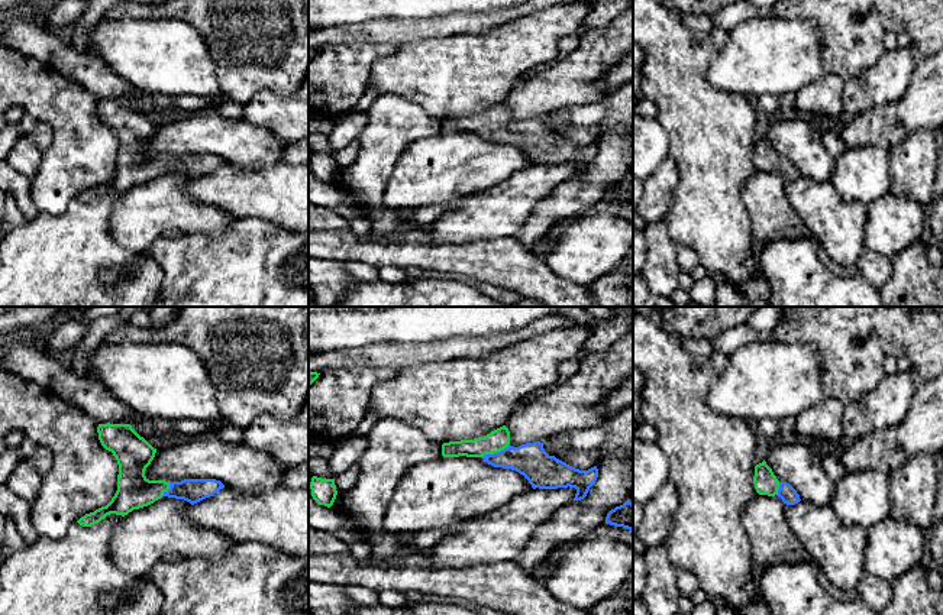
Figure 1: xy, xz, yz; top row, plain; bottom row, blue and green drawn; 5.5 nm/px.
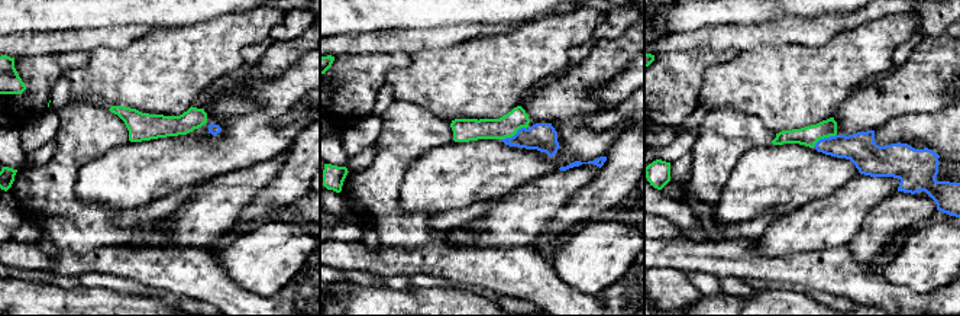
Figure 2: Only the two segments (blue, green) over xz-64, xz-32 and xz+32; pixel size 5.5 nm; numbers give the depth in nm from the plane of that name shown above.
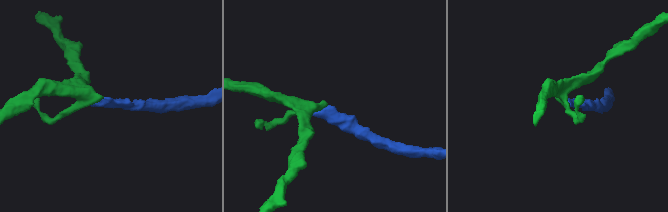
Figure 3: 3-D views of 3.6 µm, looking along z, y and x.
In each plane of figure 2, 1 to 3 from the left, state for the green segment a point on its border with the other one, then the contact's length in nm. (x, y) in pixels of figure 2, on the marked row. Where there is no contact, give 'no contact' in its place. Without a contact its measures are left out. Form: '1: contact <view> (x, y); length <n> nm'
1: no contact
2: contact xz-32 (514, 135); length 160 nm
3: contact xz+32 (824, 138); length 150 nm

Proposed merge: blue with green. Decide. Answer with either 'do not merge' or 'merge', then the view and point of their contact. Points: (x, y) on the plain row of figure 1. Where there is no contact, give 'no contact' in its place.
merge; contact xz (496, 129)

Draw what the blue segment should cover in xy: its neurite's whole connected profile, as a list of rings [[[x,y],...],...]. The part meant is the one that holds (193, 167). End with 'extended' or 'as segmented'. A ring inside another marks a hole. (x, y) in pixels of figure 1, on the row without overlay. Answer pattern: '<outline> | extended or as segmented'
[[[99,100],[97,109],[101,122],[112,127],[117,136],[117,166],[106,182],[85,190],[77,197],[83,203],[91,203],[110,190],[125,192],[162,172],[184,175],[194,181],[225,164],[216,155],[149,156],[145,146],[154,136],[156,124],[141,113],[130,100]]] | extended

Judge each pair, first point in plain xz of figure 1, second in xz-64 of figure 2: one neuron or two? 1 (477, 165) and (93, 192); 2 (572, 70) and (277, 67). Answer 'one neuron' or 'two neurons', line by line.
1: one neuron
2: one neuron

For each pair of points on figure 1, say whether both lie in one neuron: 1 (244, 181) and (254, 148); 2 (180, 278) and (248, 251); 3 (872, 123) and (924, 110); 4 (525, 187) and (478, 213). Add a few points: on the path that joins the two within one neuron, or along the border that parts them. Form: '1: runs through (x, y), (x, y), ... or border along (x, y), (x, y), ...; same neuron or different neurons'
1: border along (280, 159), (255, 167), (238, 167), (225, 162); different neurons
2: runs through (197, 278), (220, 278), (231, 268); same neuron
3: runs through (885, 123), (890, 123), (897, 116), (911, 113); same neuron
4: runs through (513, 198), (500, 211), (490, 213); same neuron

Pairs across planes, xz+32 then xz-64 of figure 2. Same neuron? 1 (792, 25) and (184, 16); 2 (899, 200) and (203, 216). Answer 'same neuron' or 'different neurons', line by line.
1: different neurons
2: different neurons

